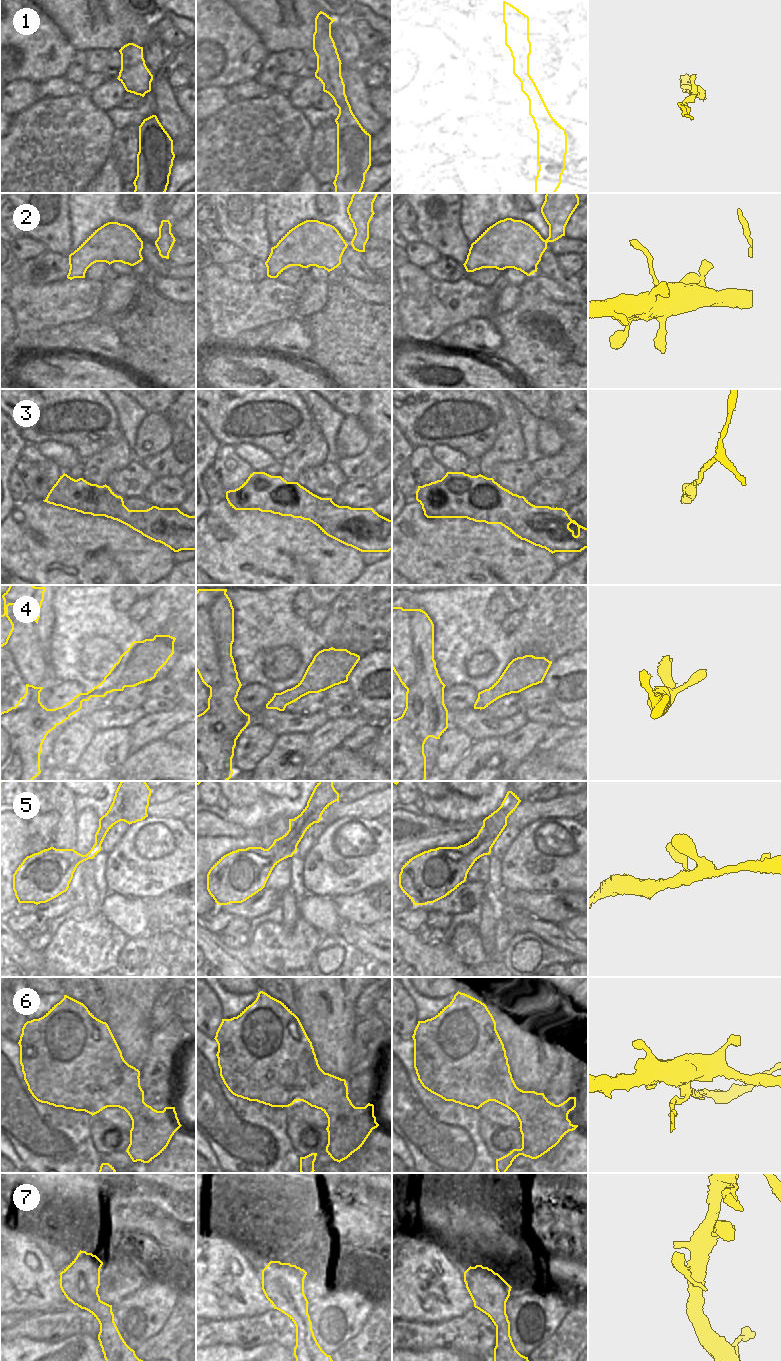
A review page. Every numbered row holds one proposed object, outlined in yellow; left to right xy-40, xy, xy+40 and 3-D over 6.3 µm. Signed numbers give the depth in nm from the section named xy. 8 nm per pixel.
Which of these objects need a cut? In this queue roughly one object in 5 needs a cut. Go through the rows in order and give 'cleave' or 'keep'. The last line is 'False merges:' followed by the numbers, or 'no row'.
1: keep
2: keep
3: keep
4: keep
5: keep
6: cleave
7: keep
False merges: 6

